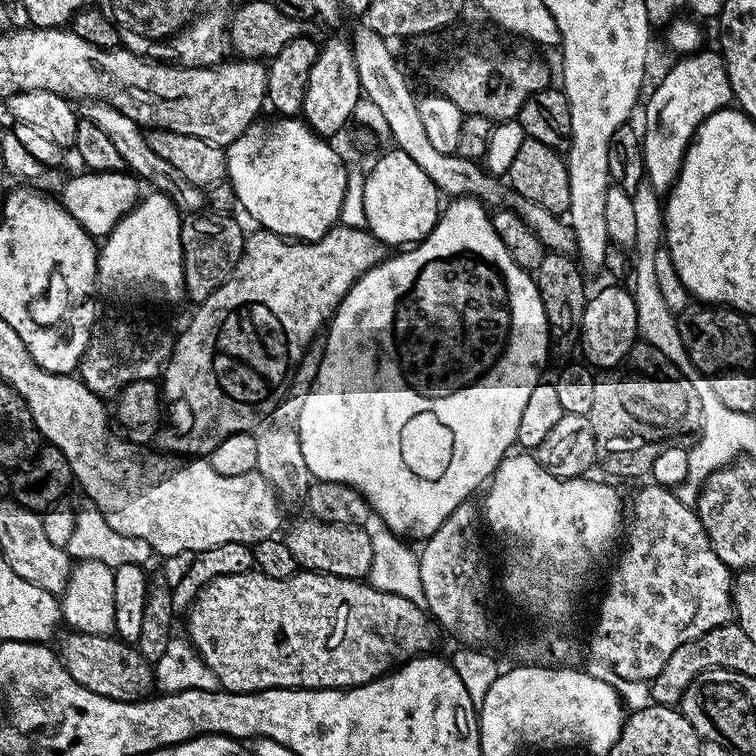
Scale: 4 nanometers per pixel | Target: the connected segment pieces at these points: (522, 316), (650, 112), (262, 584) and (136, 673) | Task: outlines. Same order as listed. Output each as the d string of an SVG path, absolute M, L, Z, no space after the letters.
M475 198L449 199L443 205L440 221L432 233L419 244L397 252L400 252L397 256L389 255L357 278L344 301L336 307L326 328L324 357L318 378L310 394L306 394L302 418L298 418L294 427L300 435L302 458L306 458L306 466L312 477L326 483L342 483L360 492L371 511L376 516L380 515L379 523L383 527L398 537L413 536L420 542L432 536L434 530L438 530L438 526L442 526L442 522L446 522L446 518L450 518L450 514L454 514L454 510L458 510L458 506L471 497L468 495L480 483L483 485L491 481L497 466L509 455L511 448L508 447L516 444L522 409L534 386L542 380L540 367L548 356L548 348L550 352L550 333L533 273L510 258L510 250L506 250L506 244L498 238L489 209L481 201Z
M697 50L677 59L680 61L661 78L644 108L644 175L660 194L667 193L675 184L684 154L702 121L729 107L734 100L724 57L716 50L704 51Z
M255 570L219 576L200 589L196 599L192 601L192 607L187 609L186 616L188 616L188 631L186 631L188 640L204 660L205 666L217 676L219 687L226 692L261 692L267 688L357 688L380 676L387 676L389 672L399 668L414 656L431 653L435 649L432 647L436 644L436 632L438 633L432 617L415 600L407 600L396 592L383 592L364 580L338 578L307 570L297 571L296 575L288 580L270 578Z
M73 631L67 635L58 647L60 661L64 663L70 678L86 690L94 690L94 694L102 694L102 698L111 700L138 700L153 691L153 665L136 646L124 643L115 635L99 636Z

